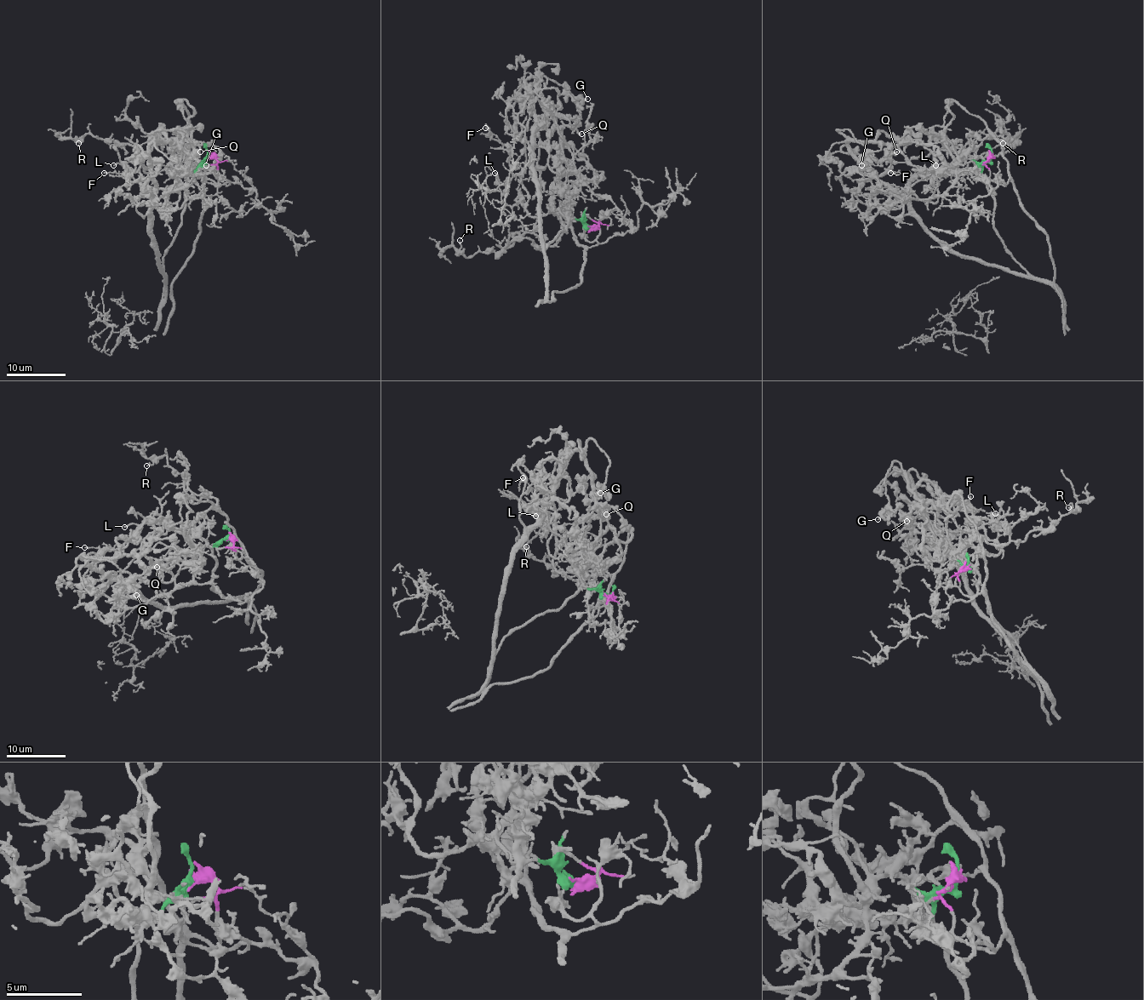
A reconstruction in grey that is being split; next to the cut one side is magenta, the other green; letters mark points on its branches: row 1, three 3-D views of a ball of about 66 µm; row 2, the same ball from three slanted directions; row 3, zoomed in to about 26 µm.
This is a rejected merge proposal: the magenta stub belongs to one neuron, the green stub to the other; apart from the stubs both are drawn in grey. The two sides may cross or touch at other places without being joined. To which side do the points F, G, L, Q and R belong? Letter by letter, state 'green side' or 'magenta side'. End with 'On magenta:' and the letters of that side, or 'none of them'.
F: magenta side
G: green side
L: magenta side
Q: green side
R: magenta side
On magenta: F, L, R

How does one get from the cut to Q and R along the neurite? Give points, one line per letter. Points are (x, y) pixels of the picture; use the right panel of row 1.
Q: (990, 158), (981, 174), (946, 138), (925, 132), (903, 138), (881, 130), (876, 140), (888, 152), (897, 151)
R: (988, 158), (992, 180), (1004, 185), (1008, 162), (990, 132), (1008, 140), (1000, 152), (1020, 134), (1003, 142)

